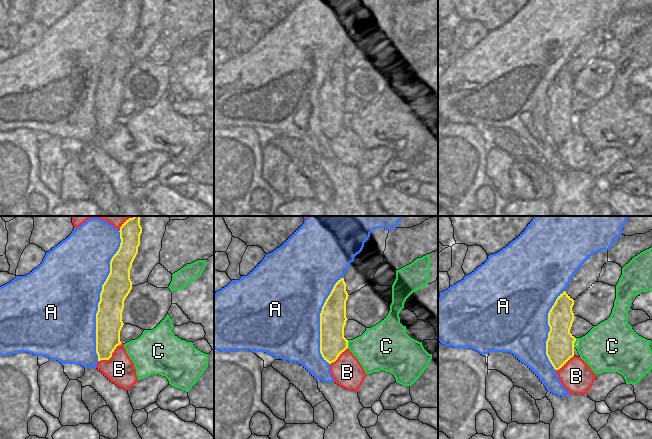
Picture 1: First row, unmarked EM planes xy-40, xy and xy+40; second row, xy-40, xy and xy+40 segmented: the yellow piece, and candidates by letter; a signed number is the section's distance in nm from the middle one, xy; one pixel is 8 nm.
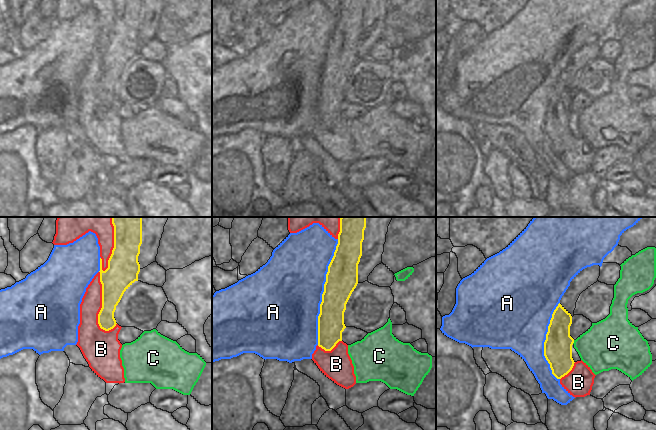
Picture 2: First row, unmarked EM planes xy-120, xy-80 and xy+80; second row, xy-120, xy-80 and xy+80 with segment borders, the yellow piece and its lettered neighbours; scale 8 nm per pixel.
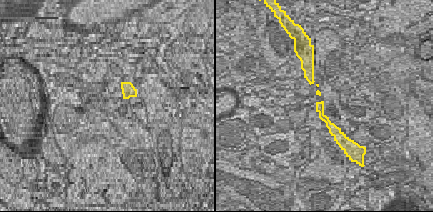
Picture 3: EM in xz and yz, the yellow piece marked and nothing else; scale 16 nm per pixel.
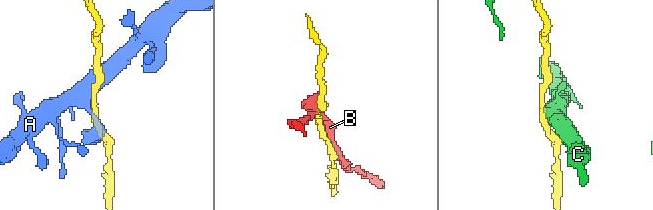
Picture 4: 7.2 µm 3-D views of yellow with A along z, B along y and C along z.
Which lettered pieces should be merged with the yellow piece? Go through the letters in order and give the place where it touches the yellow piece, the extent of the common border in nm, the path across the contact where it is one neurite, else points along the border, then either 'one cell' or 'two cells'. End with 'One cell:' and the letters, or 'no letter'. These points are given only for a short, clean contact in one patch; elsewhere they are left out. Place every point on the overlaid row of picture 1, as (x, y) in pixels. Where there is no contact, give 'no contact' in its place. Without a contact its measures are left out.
A: contact xy-40 (100, 296); length 1050 nm; two cells
B: contact xy-40 (111, 355); length 240 nm; two cells
C: contact xy+40 (574, 342); length 70 nm; border xy+40 (576, 338), (574, 346); two cells
One cell: no letter

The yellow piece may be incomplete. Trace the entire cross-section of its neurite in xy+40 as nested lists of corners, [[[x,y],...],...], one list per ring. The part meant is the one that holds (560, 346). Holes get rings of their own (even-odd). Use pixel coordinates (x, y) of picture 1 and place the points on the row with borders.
[[[564,291],[548,313],[550,331],[546,355],[555,370],[562,368],[574,356],[576,338],[570,333],[574,321],[574,300]]]

